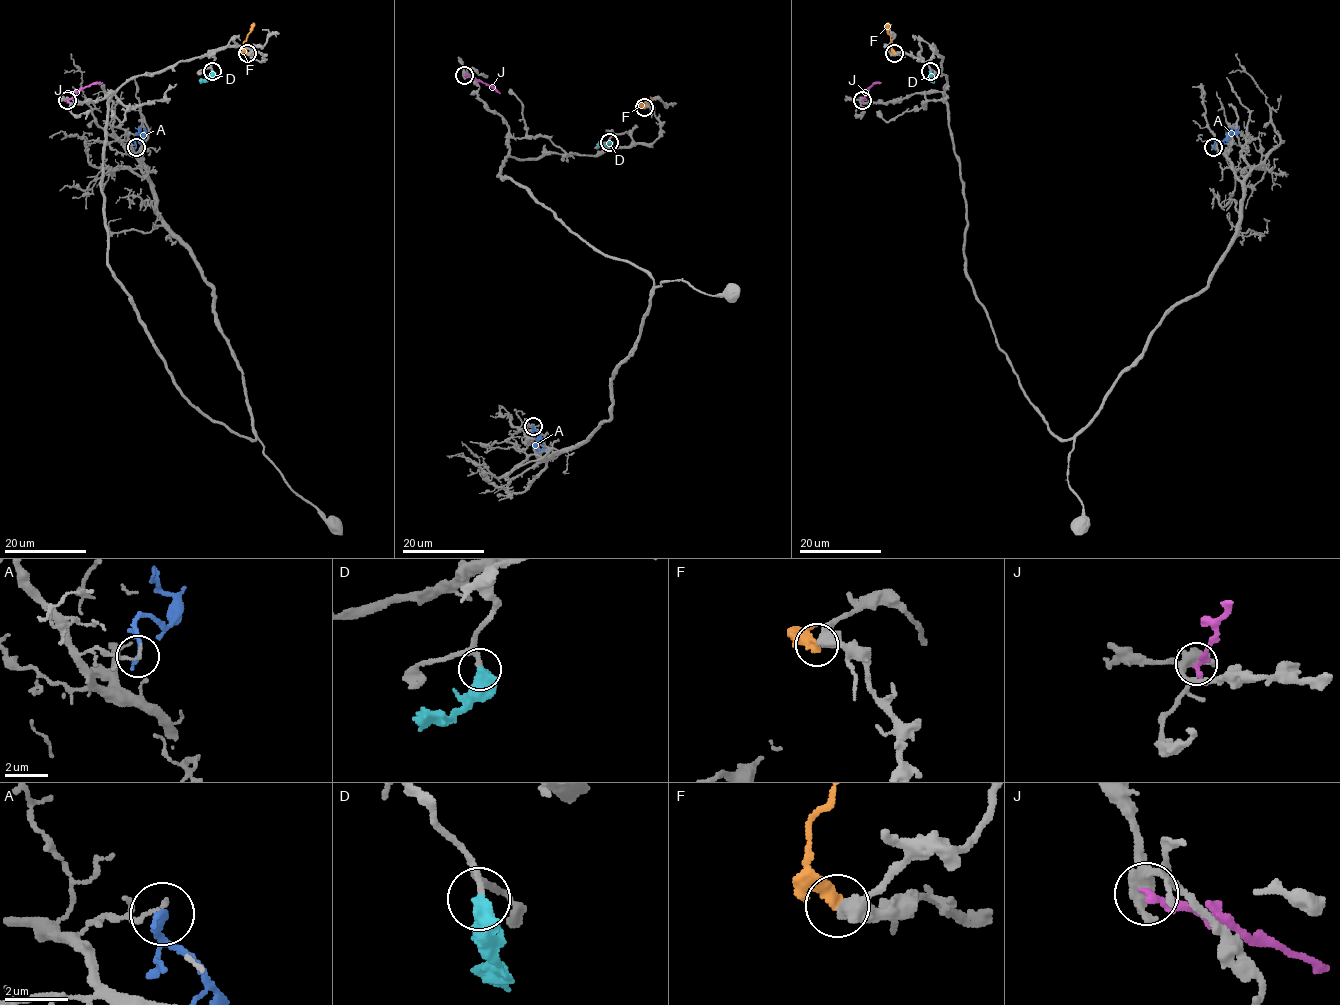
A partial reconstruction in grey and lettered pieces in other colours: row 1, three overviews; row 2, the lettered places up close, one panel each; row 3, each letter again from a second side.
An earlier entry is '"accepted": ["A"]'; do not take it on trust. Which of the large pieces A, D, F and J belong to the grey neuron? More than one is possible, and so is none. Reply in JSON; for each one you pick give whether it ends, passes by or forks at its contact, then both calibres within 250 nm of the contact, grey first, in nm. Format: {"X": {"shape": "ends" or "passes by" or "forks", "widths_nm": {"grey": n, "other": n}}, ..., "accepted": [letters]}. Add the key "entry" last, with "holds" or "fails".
{"D": {"shape": "ends", "widths_nm": {"grey": 160, "other": 550}}, "accepted": ["D"], "entry": "fails"}

